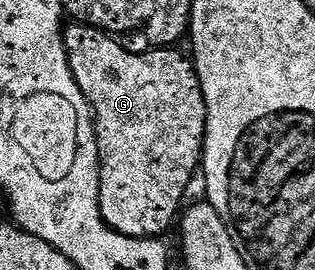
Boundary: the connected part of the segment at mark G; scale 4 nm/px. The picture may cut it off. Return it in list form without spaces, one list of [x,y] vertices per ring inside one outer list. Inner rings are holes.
[[[80,22],[70,23],[64,33],[73,77],[87,98],[97,129],[103,218],[111,230],[124,236],[140,240],[164,237],[172,224],[174,227],[186,203],[185,191],[203,164],[205,99],[197,69],[186,53],[176,52],[173,46],[157,46],[149,50],[153,52],[128,52],[117,41],[120,39]]]

